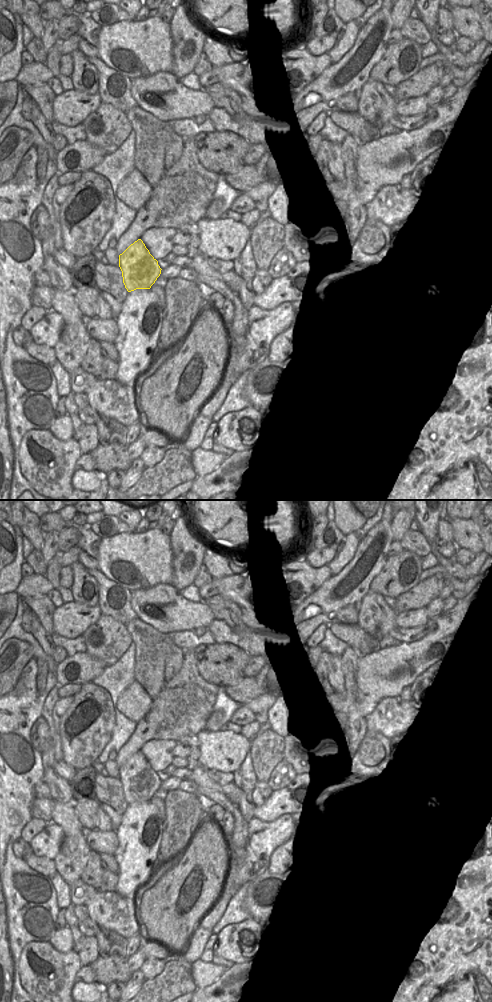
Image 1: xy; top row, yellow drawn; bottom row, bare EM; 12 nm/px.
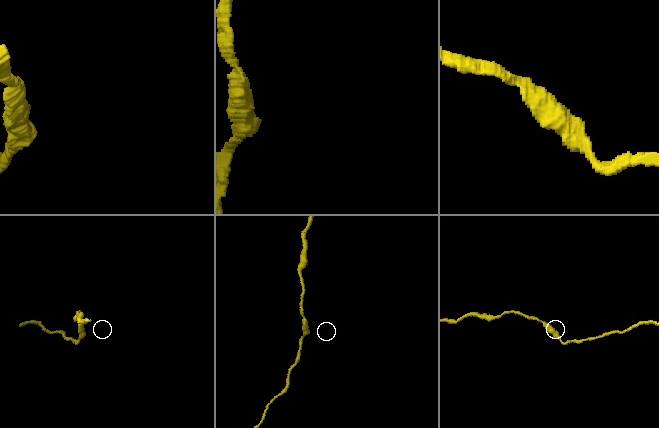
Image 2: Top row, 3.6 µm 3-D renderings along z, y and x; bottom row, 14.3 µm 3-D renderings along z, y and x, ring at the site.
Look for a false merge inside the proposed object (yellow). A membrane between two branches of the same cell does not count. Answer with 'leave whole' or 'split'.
split

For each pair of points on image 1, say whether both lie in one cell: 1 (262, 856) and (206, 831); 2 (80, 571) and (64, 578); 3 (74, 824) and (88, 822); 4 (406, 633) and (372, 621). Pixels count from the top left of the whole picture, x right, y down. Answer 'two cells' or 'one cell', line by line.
1: two cells
2: two cells
3: two cells
4: one cell

